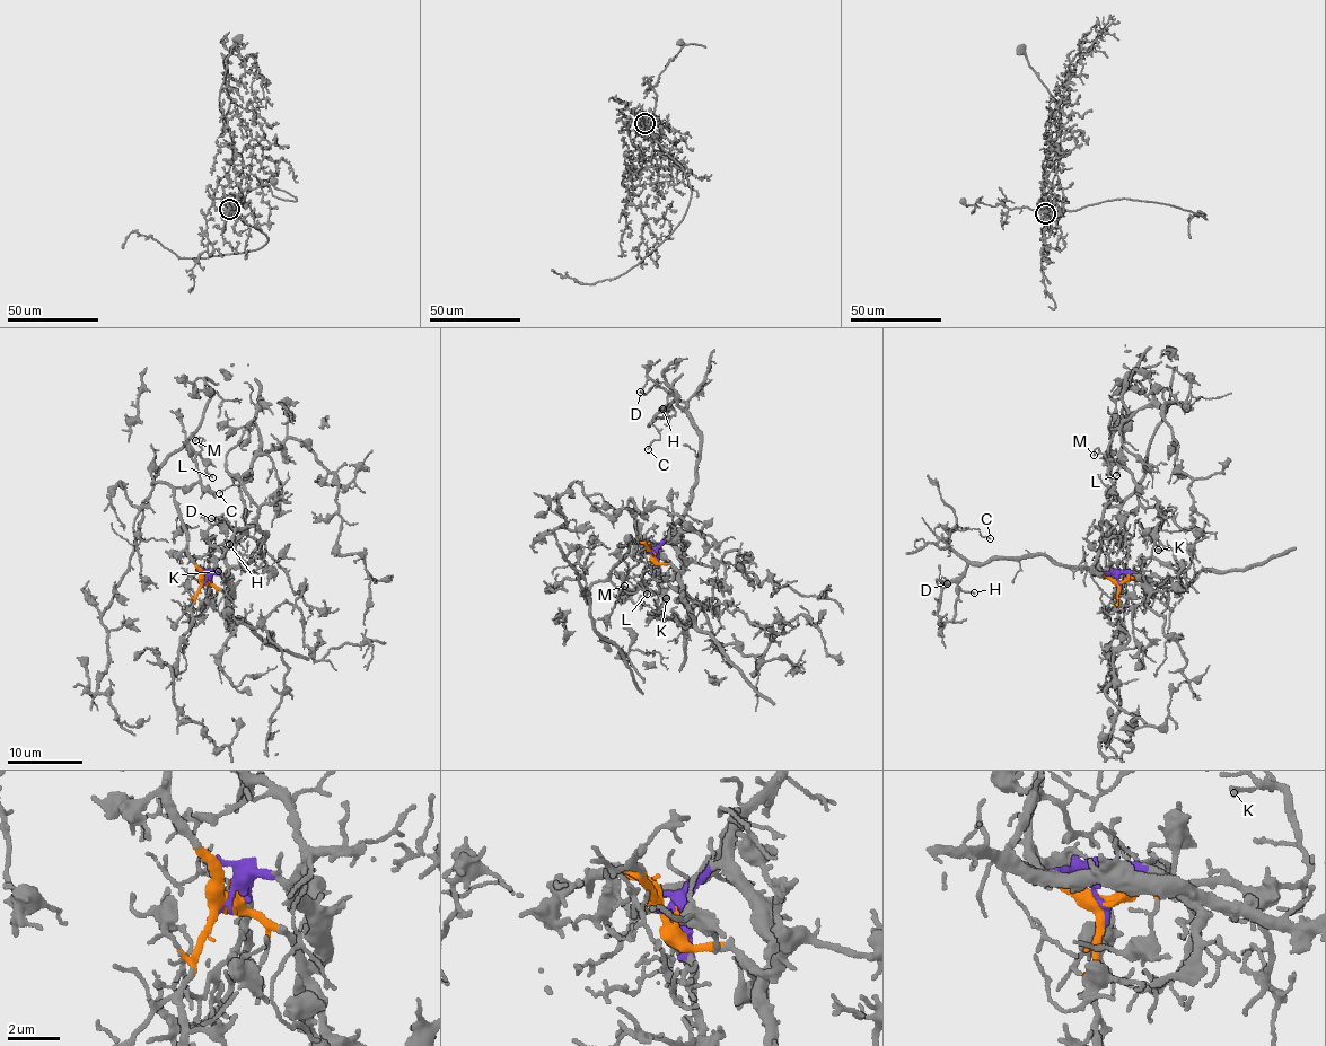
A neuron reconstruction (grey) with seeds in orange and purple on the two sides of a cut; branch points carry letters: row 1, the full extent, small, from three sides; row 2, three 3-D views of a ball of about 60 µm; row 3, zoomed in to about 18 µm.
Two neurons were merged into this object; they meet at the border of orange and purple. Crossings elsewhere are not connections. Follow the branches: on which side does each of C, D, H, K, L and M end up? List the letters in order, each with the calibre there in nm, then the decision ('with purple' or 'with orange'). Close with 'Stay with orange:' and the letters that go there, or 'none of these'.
C: 100 nm | with purple
D: 140 nm | with purple
H: 110 nm | with purple
K: 170 nm | with purple
L: 120 nm | with orange
M: 120 nm | with orange
Stay with orange: L, M

